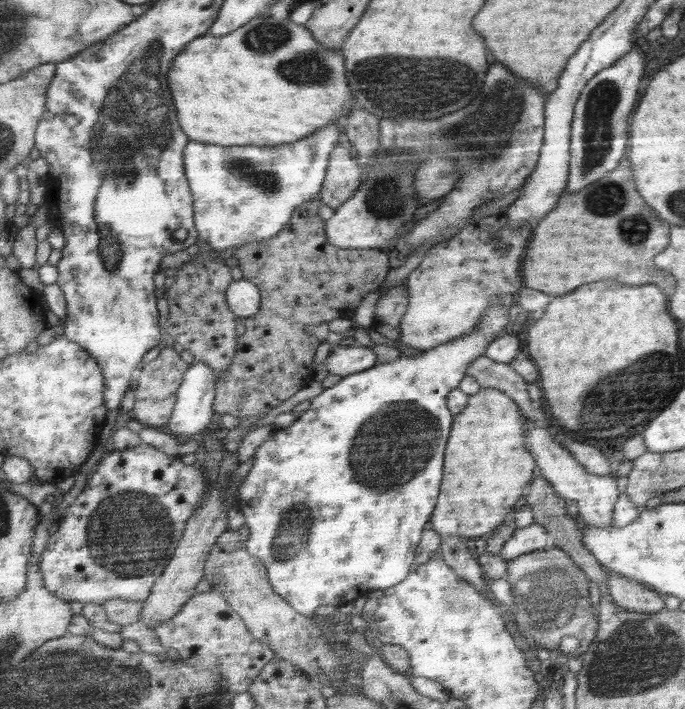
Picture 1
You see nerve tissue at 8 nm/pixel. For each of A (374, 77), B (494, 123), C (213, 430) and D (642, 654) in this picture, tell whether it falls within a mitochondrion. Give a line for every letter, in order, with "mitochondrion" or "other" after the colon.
A: mitochondrion
B: mitochondrion
C: other
D: mitochondrion

